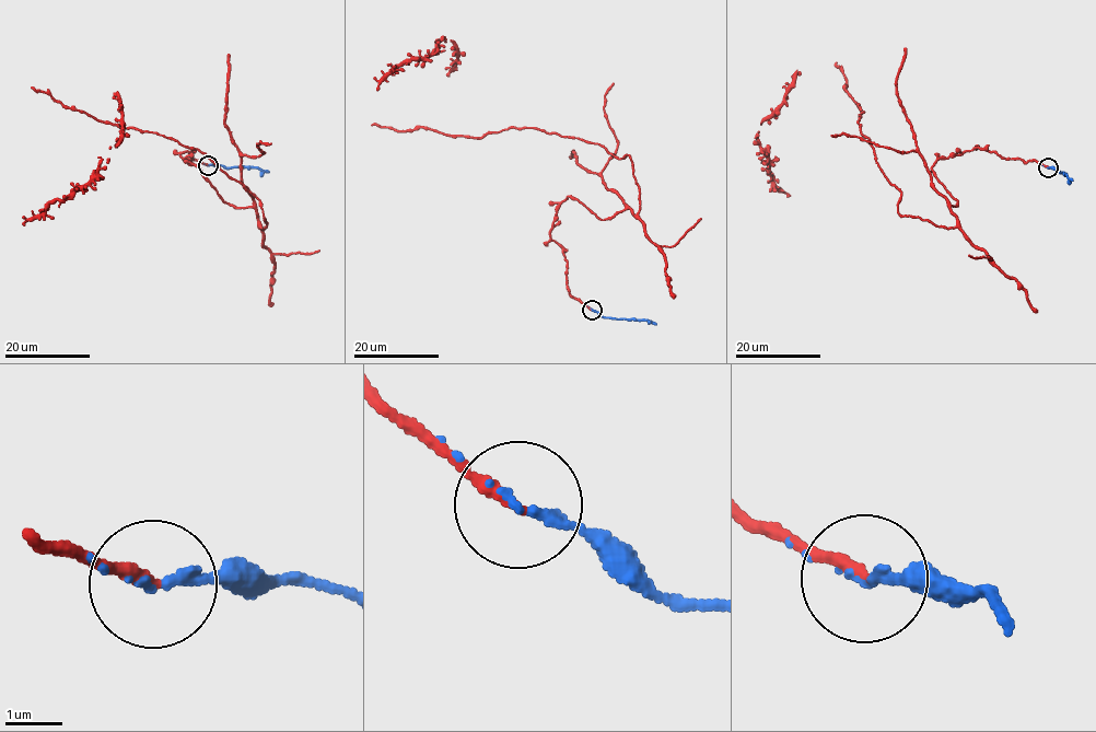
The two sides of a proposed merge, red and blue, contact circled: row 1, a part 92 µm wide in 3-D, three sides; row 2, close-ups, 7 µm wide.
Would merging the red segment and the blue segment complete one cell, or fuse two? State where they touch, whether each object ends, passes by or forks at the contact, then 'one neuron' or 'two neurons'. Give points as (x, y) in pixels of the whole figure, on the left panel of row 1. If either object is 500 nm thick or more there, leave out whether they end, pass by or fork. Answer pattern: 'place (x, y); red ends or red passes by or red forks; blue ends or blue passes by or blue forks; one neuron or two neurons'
place (208, 165); red ends; blue passes by; one neuron

